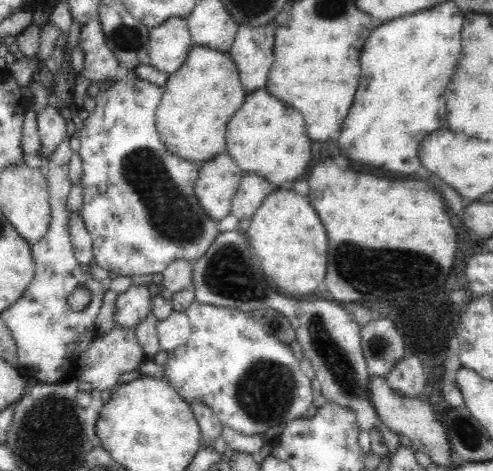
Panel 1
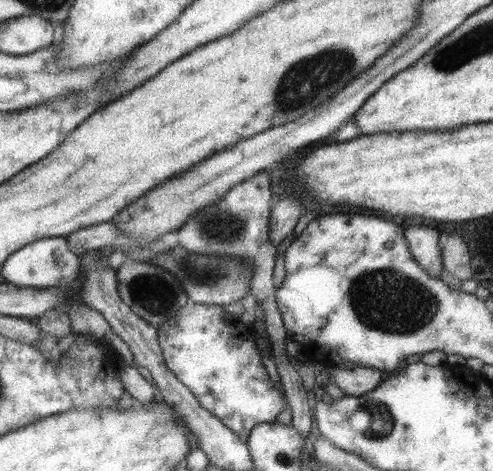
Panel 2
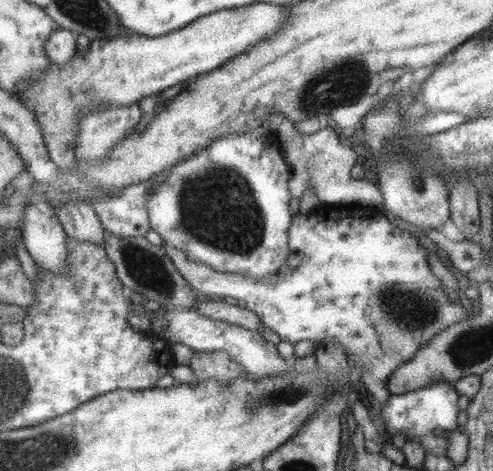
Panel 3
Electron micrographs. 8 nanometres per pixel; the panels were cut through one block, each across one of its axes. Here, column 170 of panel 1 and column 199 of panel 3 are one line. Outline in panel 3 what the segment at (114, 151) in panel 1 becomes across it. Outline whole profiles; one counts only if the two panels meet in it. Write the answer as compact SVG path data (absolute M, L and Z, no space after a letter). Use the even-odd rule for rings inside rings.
M267 123L245 133L219 136L217 140L206 146L203 152L199 152L199 154L195 154L191 158L187 156L187 160L177 162L177 164L161 173L167 176L167 179L158 183L155 193L149 197L149 200L146 200L146 211L148 212L151 230L157 232L165 243L182 250L187 255L187 258L194 260L195 263L204 264L210 269L217 270L217 272L238 274L253 280L263 280L278 272L278 268L285 262L288 256L288 228L292 220L288 204L292 197L289 195L287 183L291 173L288 164L285 164L280 153L280 144L272 132L270 132Z

